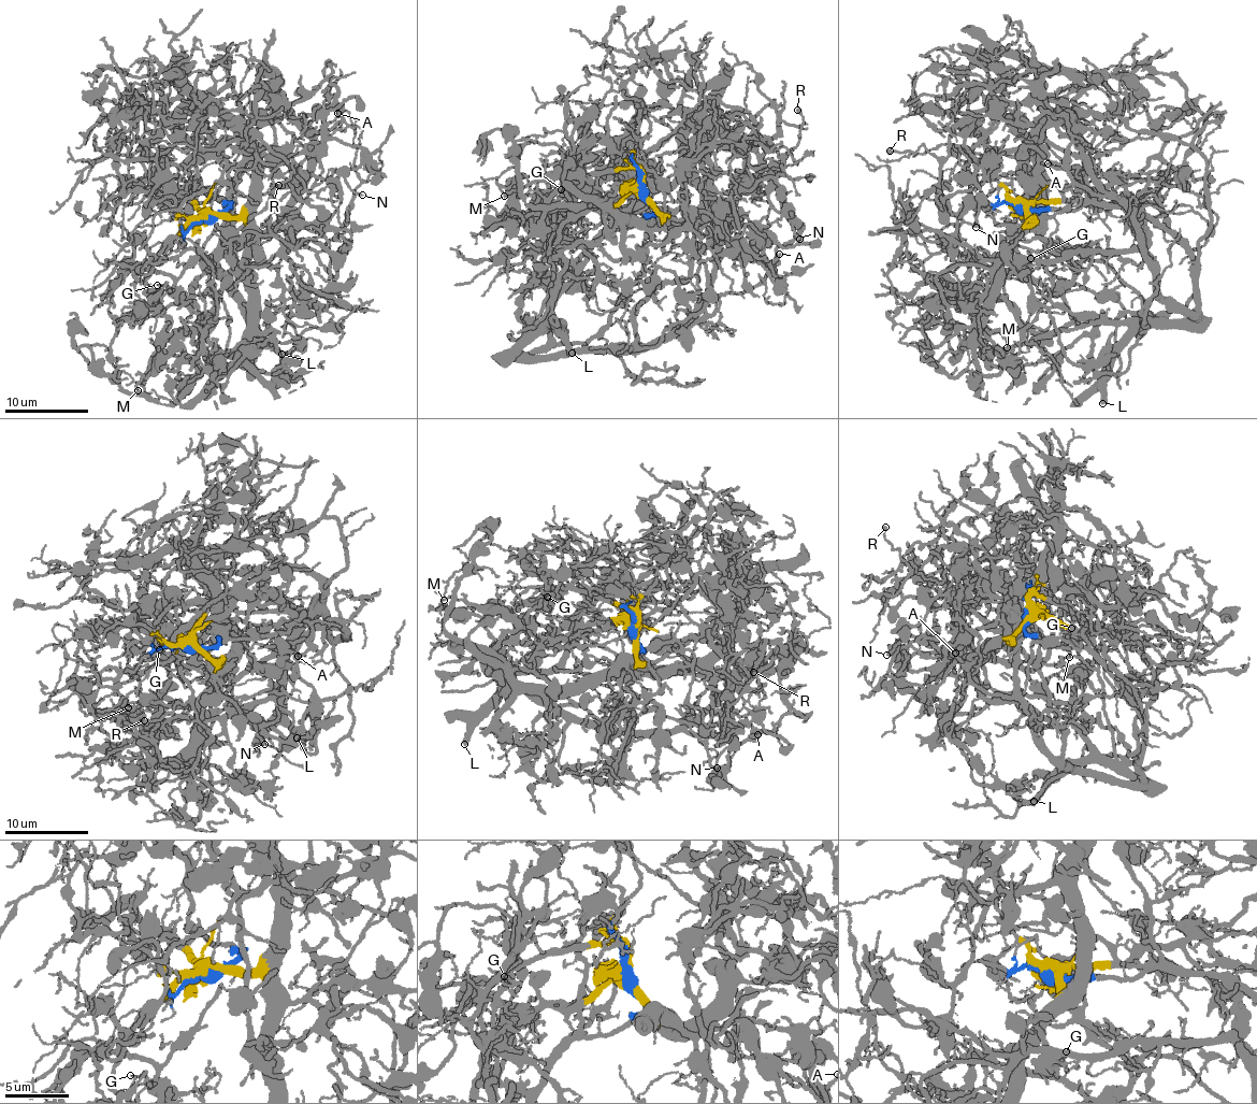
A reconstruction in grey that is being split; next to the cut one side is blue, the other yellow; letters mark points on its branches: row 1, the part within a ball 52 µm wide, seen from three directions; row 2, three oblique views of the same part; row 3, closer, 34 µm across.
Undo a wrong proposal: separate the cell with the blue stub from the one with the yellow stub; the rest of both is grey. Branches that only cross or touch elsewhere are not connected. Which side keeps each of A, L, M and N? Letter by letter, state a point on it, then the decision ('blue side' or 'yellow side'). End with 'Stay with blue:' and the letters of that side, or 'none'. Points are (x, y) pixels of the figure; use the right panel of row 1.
A: (1048, 163) | blue side
L: (1102, 403) | blue side
M: (1007, 347) | yellow side
N: (976, 227) | yellow side
Stay with blue: A, L

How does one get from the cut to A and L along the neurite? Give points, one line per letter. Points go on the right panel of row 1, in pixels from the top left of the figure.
A: (1021, 206), (1095, 202), (1158, 223), (1188, 254), (1196, 311), (1161, 295), (1124, 203), (1046, 163)
L: (1021, 206), (1125, 208), (1171, 230), (1188, 254), (1197, 307), (1189, 318), (1131, 335), (1104, 378), (1102, 403)

